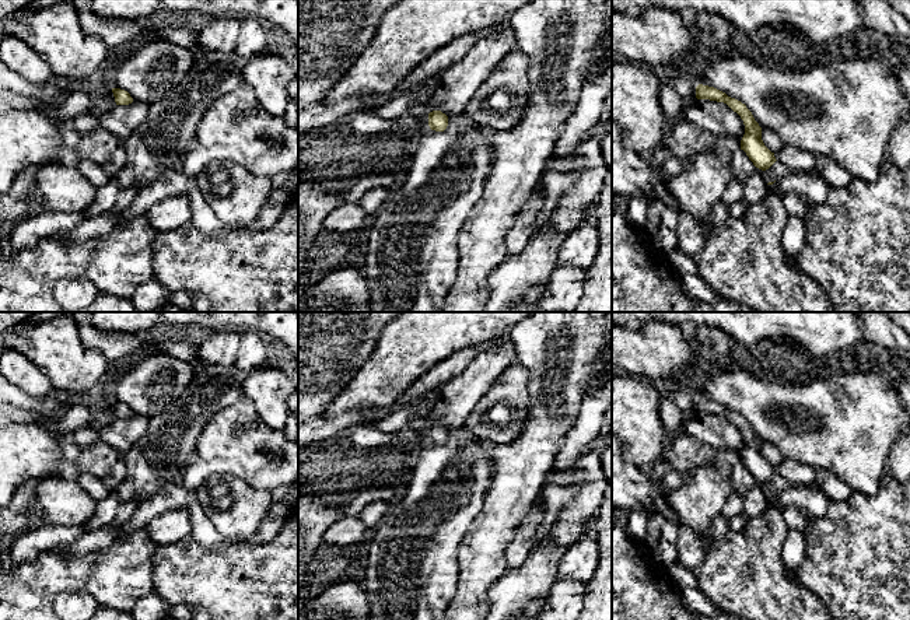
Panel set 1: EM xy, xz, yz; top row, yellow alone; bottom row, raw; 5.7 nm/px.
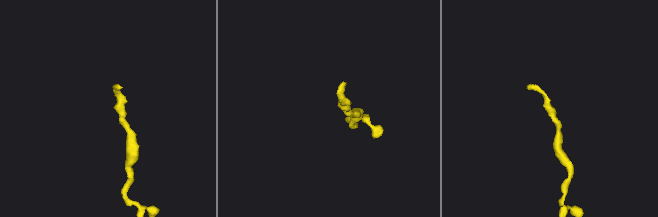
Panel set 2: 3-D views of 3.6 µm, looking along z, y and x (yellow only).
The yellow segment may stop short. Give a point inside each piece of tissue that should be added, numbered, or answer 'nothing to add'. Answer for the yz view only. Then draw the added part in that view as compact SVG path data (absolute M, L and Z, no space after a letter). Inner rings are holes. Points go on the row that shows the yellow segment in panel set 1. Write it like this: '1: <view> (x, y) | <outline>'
nothing to add

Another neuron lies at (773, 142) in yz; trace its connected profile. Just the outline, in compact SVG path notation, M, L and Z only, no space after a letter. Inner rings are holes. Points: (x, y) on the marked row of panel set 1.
M762 127L762 140L771 153L780 151L785 144L780 134L770 127Z

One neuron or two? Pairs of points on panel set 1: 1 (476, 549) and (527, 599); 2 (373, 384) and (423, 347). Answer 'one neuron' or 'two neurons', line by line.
1: two neurons
2: one neuron

